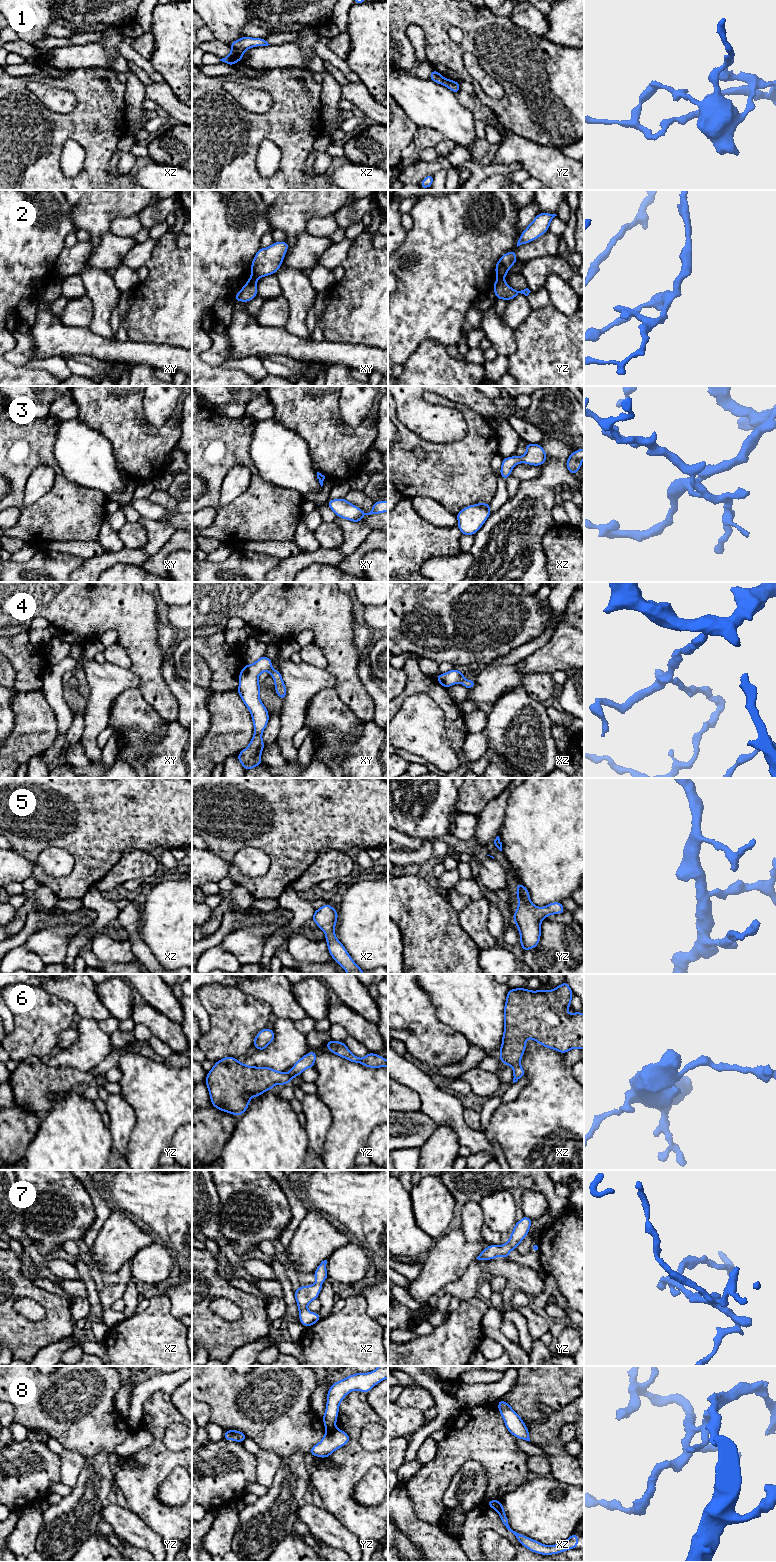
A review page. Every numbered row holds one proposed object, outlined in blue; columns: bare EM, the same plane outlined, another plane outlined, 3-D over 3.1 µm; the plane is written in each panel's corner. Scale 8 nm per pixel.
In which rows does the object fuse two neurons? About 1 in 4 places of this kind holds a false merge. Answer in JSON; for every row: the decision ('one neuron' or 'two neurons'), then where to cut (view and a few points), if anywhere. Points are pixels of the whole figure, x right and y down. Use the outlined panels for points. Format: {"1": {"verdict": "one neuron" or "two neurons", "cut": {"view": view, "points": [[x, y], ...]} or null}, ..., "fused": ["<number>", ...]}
{"1": {"verdict": "two neurons", "cut": {"view": "xz", "points": [[232, 47], [237, 47], [244, 51]]}}, "2": {"verdict": "two neurons", "cut": {"view": "yz", "points": [[497, 277], [503, 278]]}}, "3": {"verdict": "one neuron", "cut": null}, "4": {"verdict": "one neuron", "cut": null}, "5": {"verdict": "one neuron", "cut": null}, "6": {"verdict": "one neuron", "cut": null}, "7": {"verdict": "one neuron", "cut": null}, "8": {"verdict": "two neurons", "cut": {"view": "yz", "points": [[334, 1426], [326, 1430]]}}, "fused": ["1", "2", "8"]}

